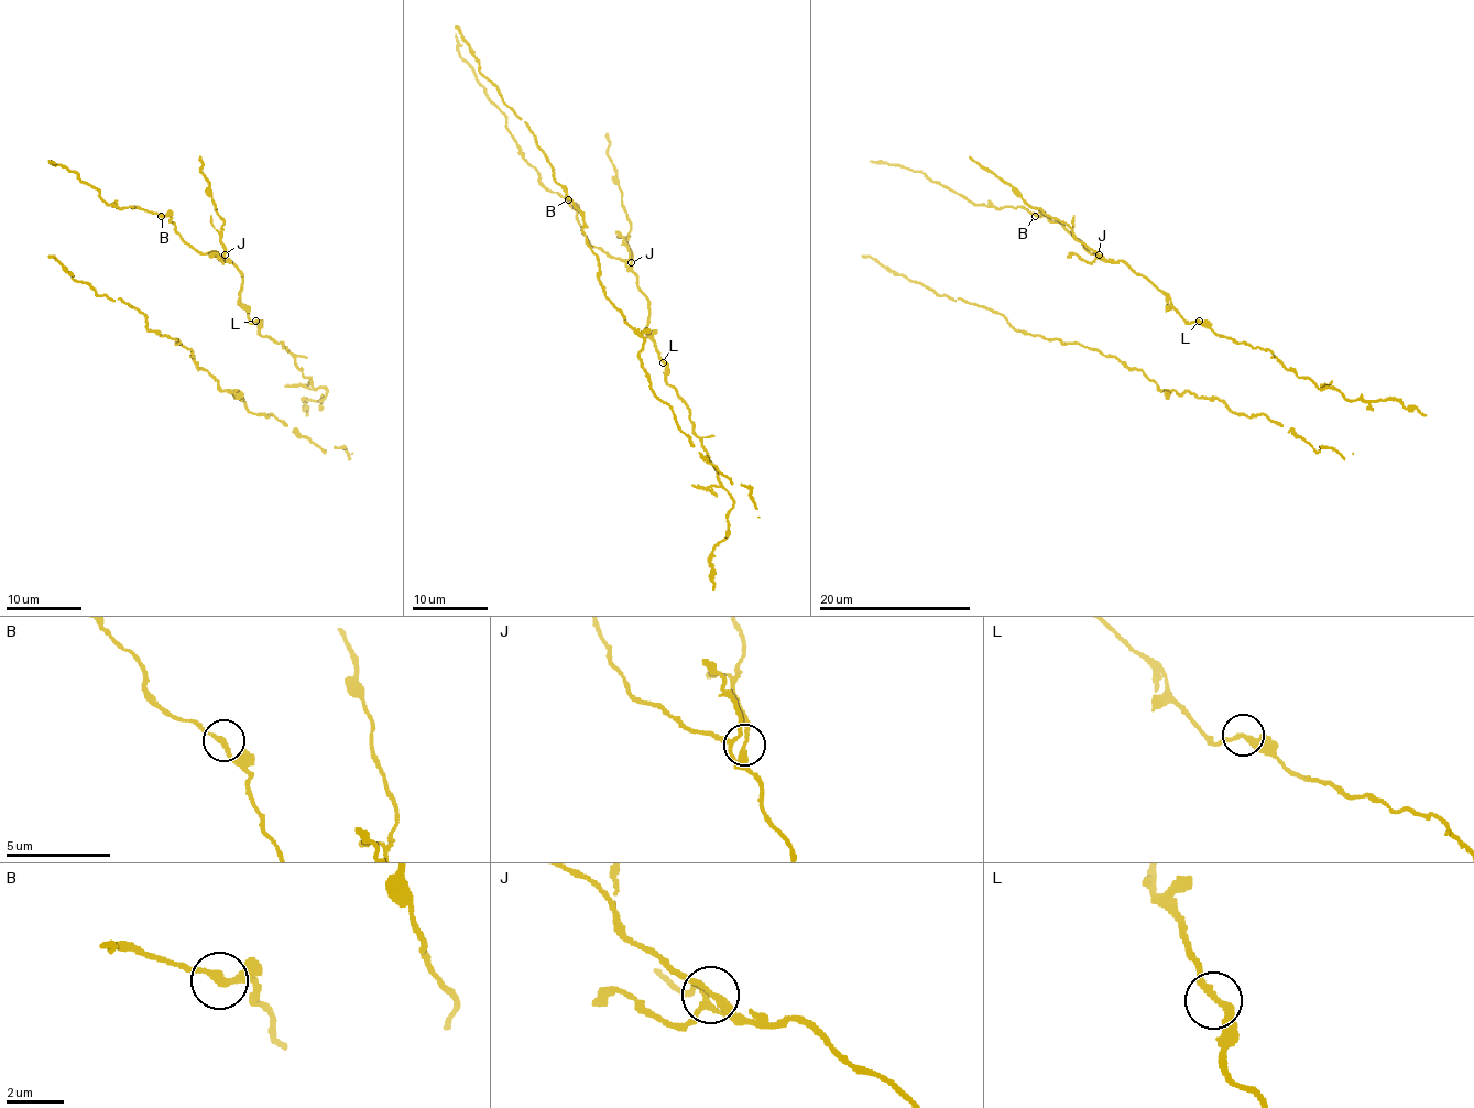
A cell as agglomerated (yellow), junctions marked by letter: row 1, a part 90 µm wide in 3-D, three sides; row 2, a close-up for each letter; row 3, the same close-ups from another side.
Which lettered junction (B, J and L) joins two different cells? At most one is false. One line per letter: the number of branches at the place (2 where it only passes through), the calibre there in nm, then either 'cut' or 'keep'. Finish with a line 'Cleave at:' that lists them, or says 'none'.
B: branches 2; calibre 240 nm; keep
J: branches 2; calibre 240 nm; cut
L: branches 2; calibre 240 nm; keep
Cleave at: J

